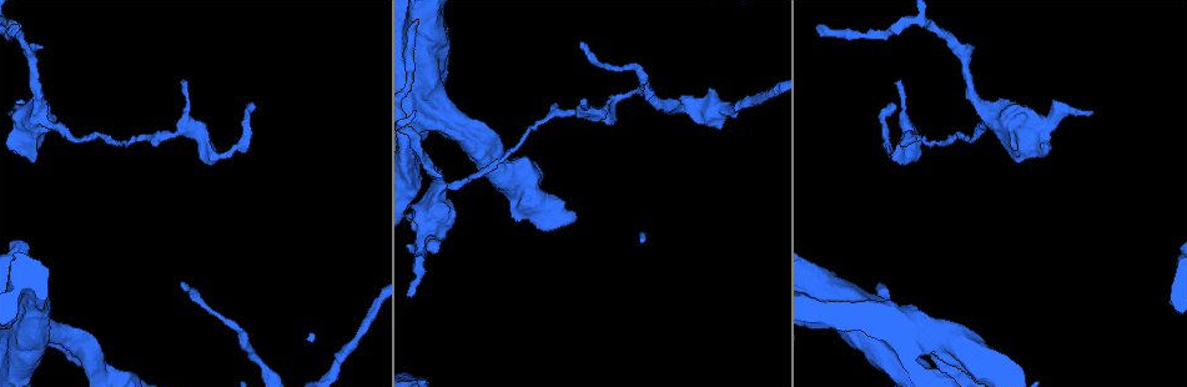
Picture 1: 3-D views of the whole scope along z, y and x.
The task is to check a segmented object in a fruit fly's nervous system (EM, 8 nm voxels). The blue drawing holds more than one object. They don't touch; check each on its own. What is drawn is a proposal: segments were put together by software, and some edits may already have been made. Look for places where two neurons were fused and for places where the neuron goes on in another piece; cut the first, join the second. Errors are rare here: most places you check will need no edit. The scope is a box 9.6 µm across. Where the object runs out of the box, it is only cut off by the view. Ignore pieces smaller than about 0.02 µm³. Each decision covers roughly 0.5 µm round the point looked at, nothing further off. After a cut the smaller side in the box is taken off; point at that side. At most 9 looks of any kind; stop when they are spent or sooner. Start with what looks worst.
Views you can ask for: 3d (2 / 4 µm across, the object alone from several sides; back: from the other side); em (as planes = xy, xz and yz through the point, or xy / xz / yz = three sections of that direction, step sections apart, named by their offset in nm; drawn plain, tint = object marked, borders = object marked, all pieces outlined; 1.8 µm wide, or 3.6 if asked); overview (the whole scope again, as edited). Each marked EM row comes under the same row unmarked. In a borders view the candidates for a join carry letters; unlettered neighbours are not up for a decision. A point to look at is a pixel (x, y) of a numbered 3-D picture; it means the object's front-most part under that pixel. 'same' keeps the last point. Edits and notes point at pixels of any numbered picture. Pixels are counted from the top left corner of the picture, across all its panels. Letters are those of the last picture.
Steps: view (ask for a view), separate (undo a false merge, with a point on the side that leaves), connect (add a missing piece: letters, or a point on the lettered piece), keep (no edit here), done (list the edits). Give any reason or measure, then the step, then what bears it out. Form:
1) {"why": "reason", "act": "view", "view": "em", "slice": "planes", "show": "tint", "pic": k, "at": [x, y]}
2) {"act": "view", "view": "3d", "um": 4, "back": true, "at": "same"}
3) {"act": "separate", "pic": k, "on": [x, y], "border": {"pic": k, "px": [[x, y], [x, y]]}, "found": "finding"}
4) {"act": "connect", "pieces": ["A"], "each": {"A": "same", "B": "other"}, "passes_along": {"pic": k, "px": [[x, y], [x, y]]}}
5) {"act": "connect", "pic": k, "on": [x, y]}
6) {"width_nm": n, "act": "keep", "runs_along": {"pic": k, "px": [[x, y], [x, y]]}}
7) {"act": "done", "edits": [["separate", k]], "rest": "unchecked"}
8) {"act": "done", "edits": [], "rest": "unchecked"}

{"act": "view", "view": "3d", "um": 4, "back": true, "pic": 1, "at": [891, 102]}

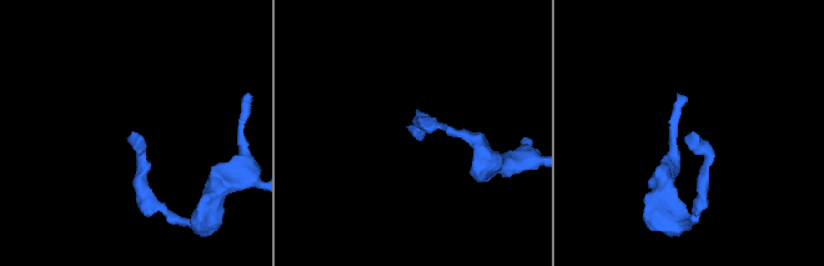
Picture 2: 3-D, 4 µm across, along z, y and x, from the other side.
{"act": "view", "view": "em", "slice": "xy", "step": 8, "show": "borders", "pic": 2, "at": [689, 133]}

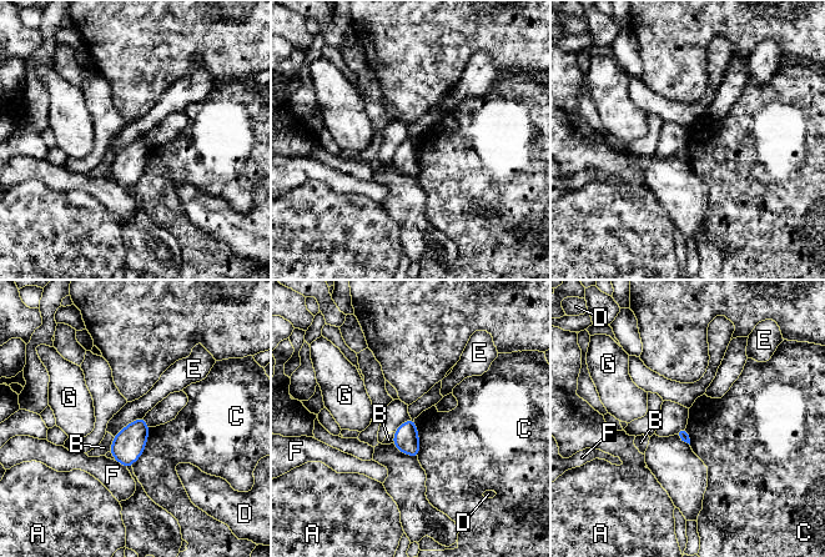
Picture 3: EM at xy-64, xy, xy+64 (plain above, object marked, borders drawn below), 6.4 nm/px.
{"why": "another direction", "act": "view", "view": "em", "slice": "yz", "step": 8, "show": "borders", "at": "same"}

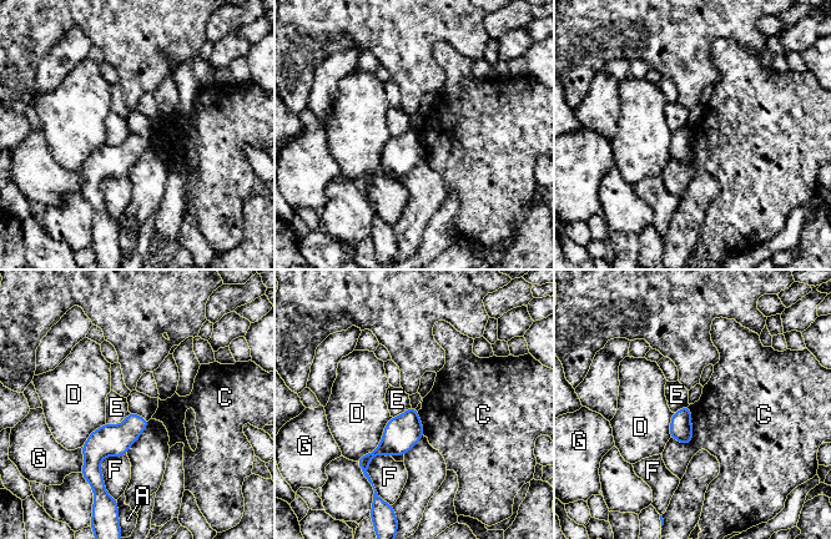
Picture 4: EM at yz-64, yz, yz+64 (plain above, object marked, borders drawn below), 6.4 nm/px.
{"act": "keep", "each": {"A": "other", "C": "other", "D": "other", "E": "other", "F": "other", "G": "other"}, "border": {"pic": 4, "px": [[689, 406], [691, 441], [683, 444]]}, "found": "none of them fits"}

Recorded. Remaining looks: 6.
{"act": "view", "view": "em", "um": 3.6, "slice": "planes", "show": "borders", "pic": 1, "at": [430, 114]}

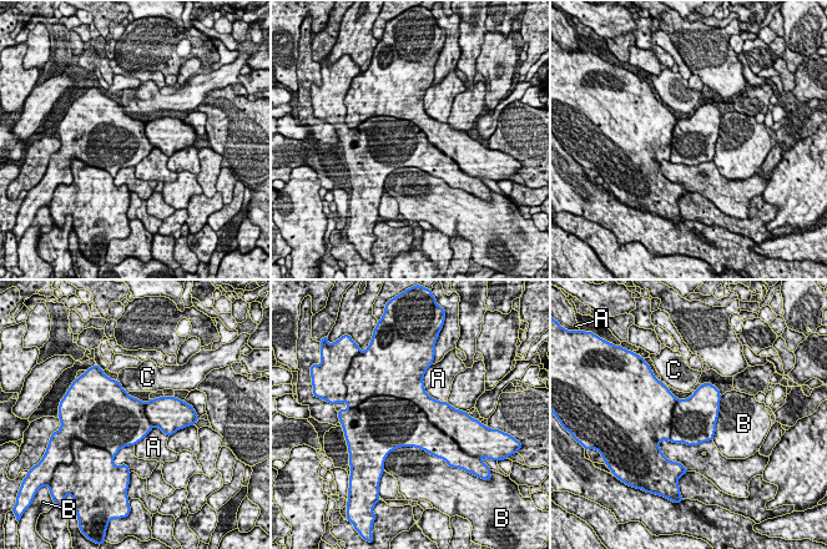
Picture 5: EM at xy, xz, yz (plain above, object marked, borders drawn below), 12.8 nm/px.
{"act": "separate", "pic": 5, "on": [402, 418], "each": {"A": "other", "B": "other", "C": "other"}, "found": "two neurons meet here"}

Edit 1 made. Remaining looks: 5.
{"why": "redraw", "act": "view", "view": "overview"}

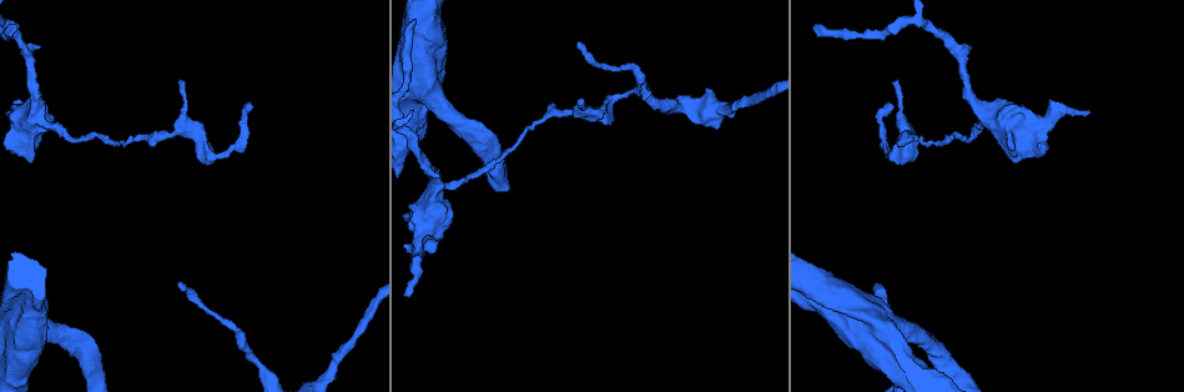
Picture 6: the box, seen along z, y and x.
{"why": "long arm stops here", "act": "view", "view": "3d", "um": 4, "pic": 6, "at": [181, 285]}

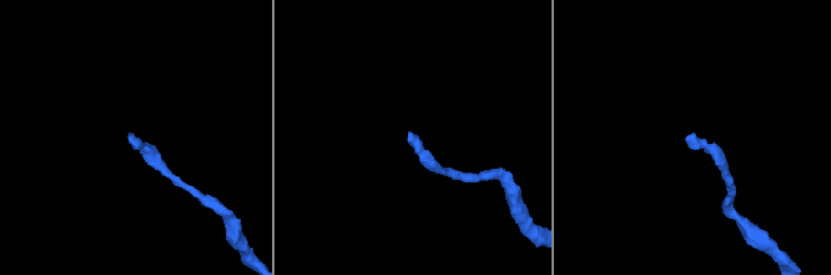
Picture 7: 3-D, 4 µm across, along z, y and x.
{"why": "shape alone is not enough", "act": "view", "view": "em", "slice": "planes", "show": "borders", "pic": 7, "at": [688, 139]}

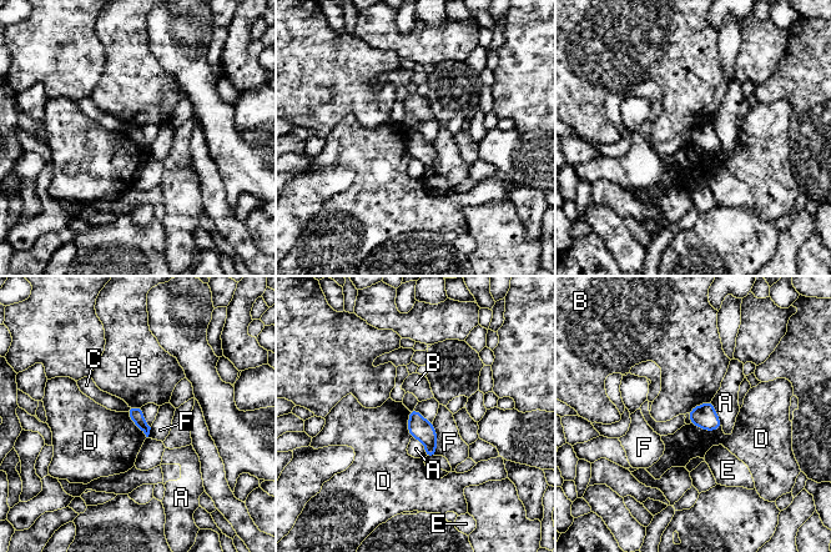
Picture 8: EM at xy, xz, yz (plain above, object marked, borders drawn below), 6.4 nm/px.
{"width_nm": 90, "longest_contact_nm": ["F", 220], "act": "keep", "each": {"A": "other", "B": "other", "C": "other", "D": "other", "E": "other", "F": "other"}, "found": "no lettered piece goes on from it"}

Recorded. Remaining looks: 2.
{"act": "done", "edits": [["separate", 5]], "rest": "unchecked"}

